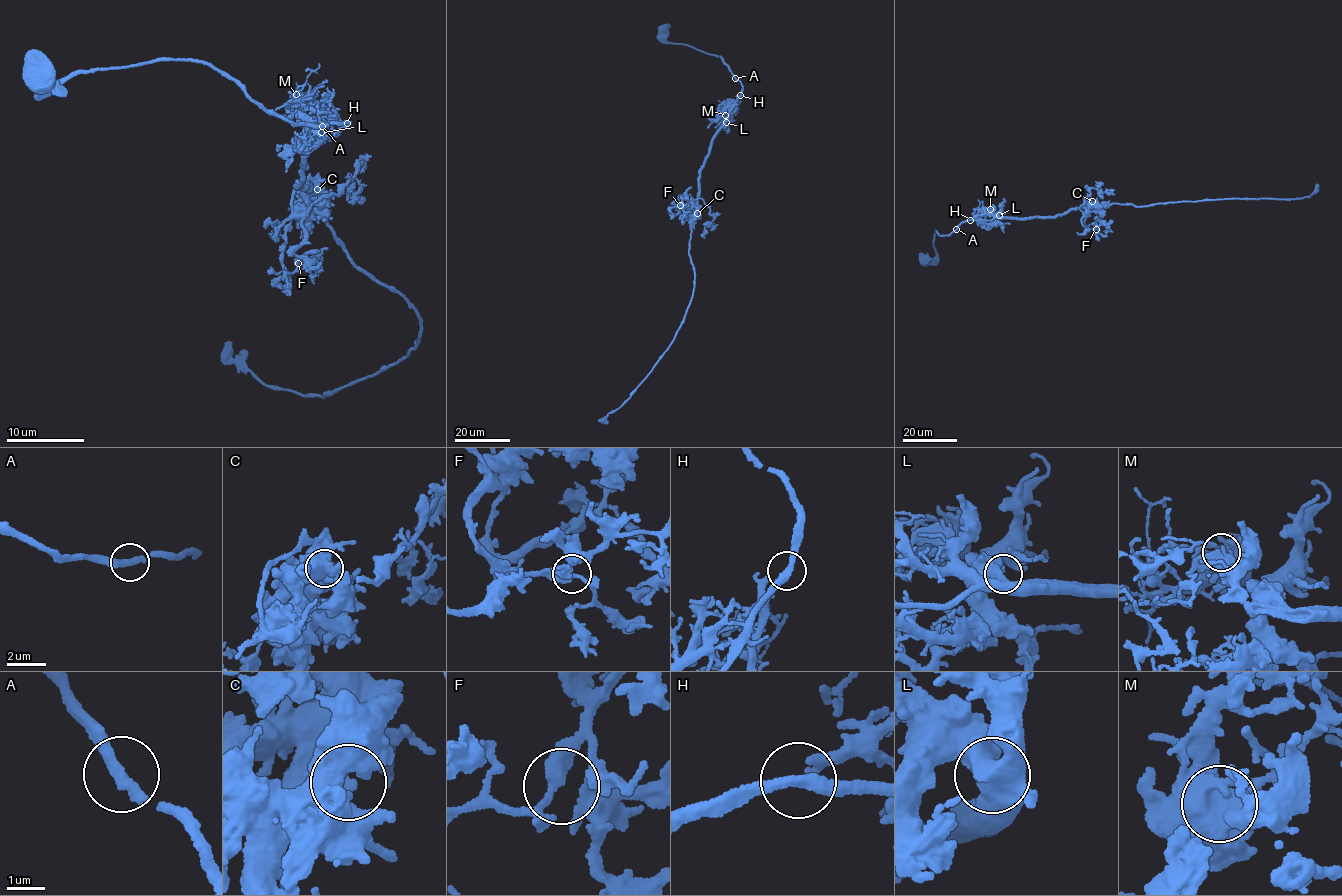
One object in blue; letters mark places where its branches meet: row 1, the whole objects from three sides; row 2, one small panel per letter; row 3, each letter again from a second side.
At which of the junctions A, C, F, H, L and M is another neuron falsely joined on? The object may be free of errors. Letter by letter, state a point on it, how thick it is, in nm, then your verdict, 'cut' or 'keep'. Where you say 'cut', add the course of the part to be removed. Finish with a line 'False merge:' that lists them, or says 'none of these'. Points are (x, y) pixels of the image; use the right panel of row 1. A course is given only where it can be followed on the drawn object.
A: place (956, 229); calibre 320 nm; keep
C: place (1092, 201); calibre 900 nm; cut; course (1092, 201), (1087, 200), (1085, 215), (1079, 208), (1091, 188), (1113, 193), (1106, 194)
F: place (1096, 229); calibre 320 nm; keep
H: place (970, 220); calibre 320 nm; keep
L: place (999, 215); calibre 800 nm; keep
M: place (990, 209); calibre 500 nm; keep
False merge: C

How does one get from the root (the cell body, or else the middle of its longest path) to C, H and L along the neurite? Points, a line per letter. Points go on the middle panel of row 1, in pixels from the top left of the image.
C: (664, 31), (669, 42), (687, 44), (718, 55), (741, 85), (741, 94), (712, 140), (701, 170), (697, 212)
H: (664, 31), (669, 42), (687, 44), (721, 58), (741, 83), (740, 95)
L: (664, 31), (669, 42), (687, 44), (718, 55), (741, 83), (741, 93), (726, 122)

